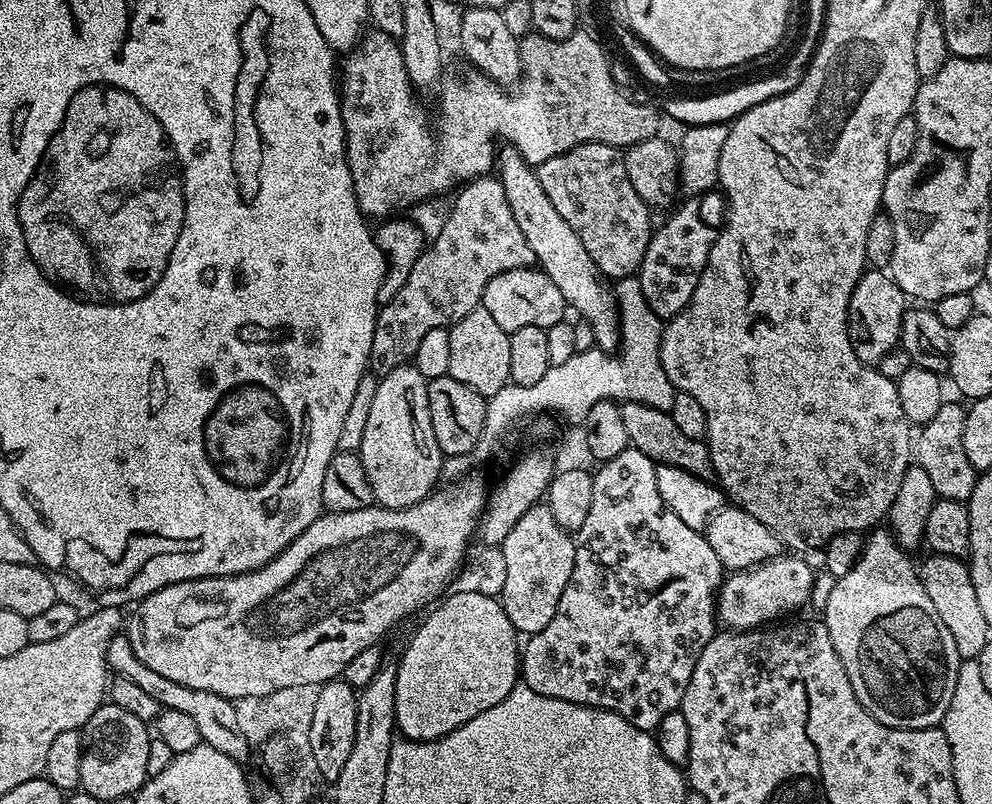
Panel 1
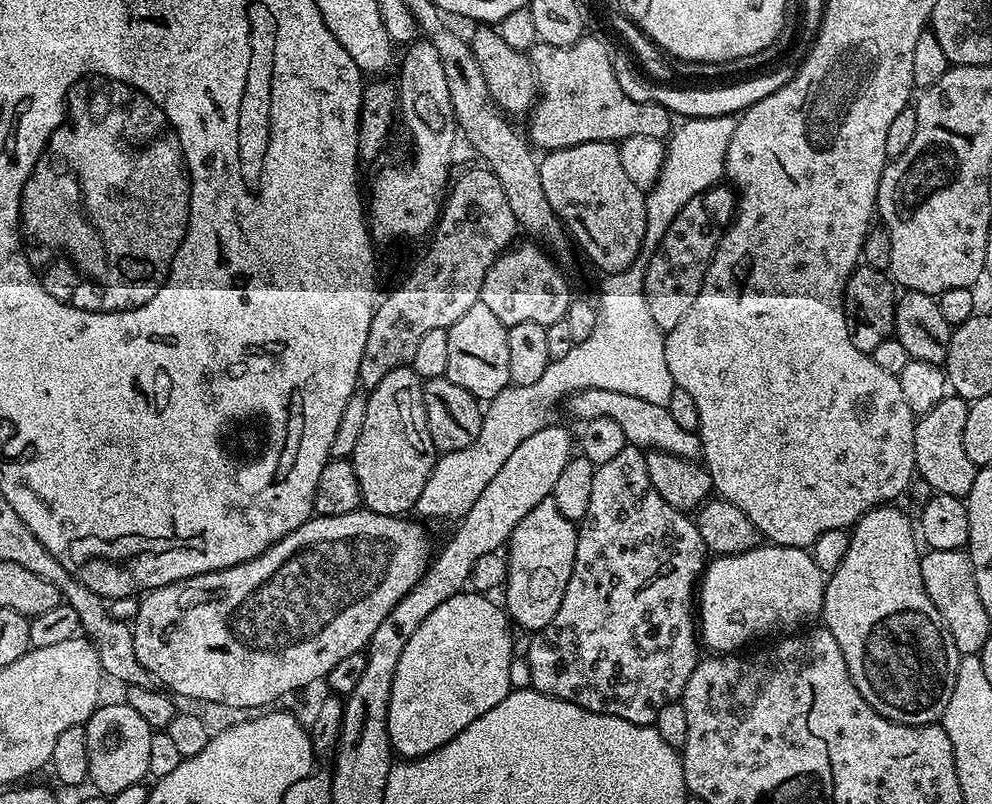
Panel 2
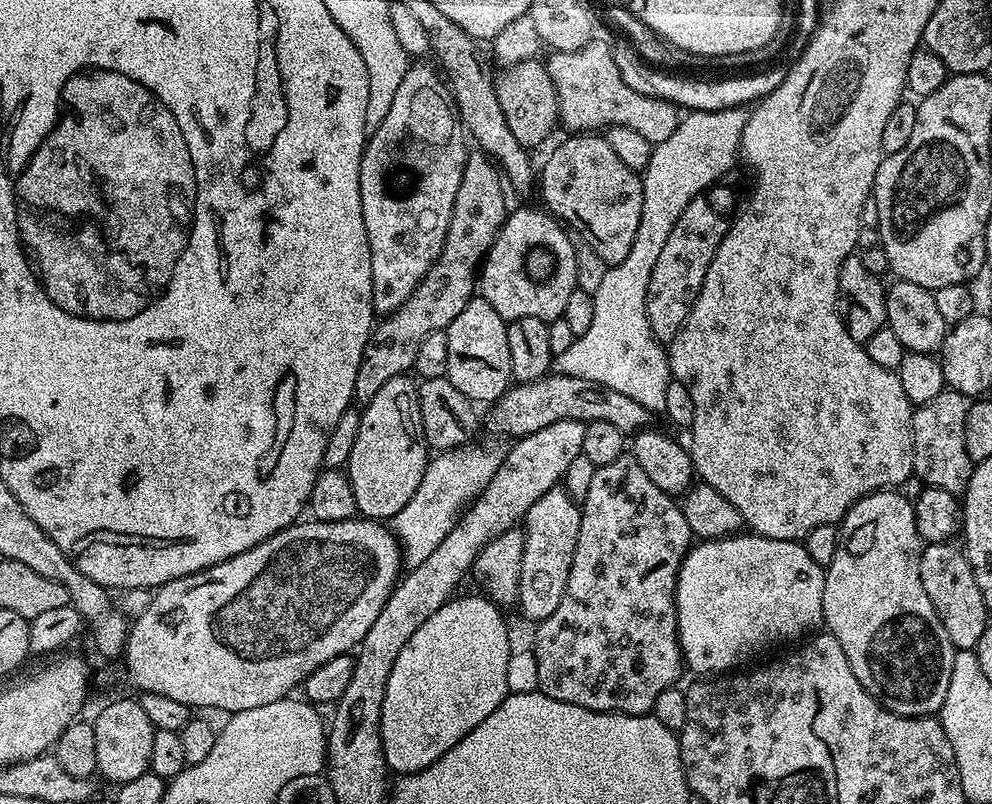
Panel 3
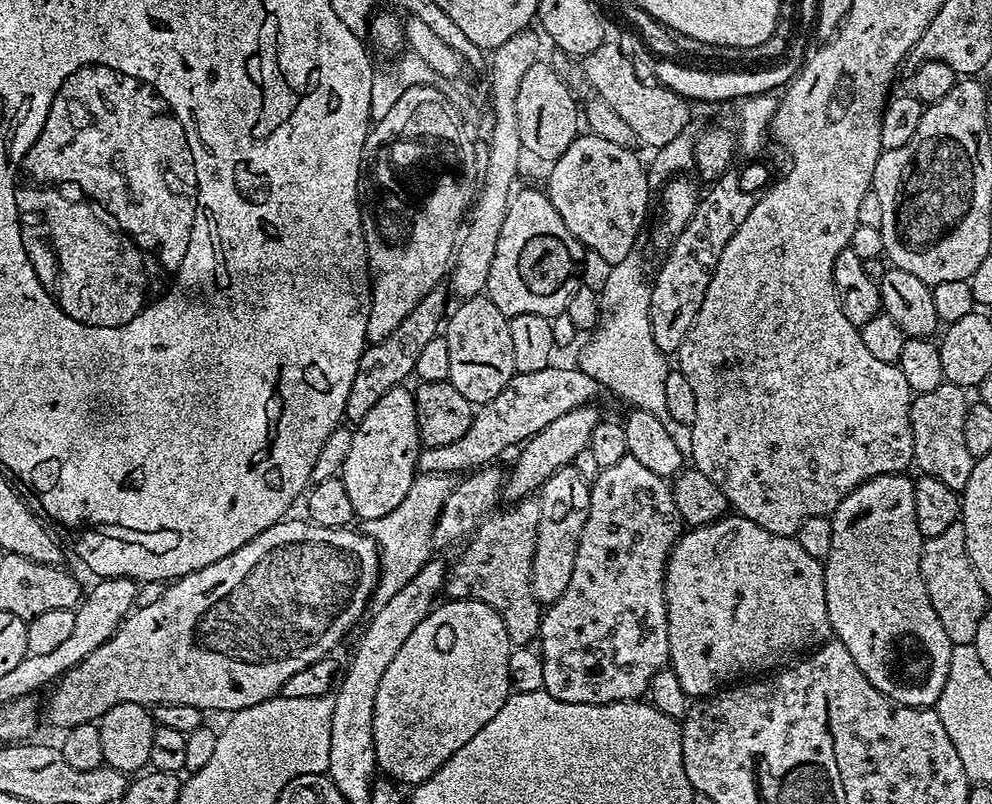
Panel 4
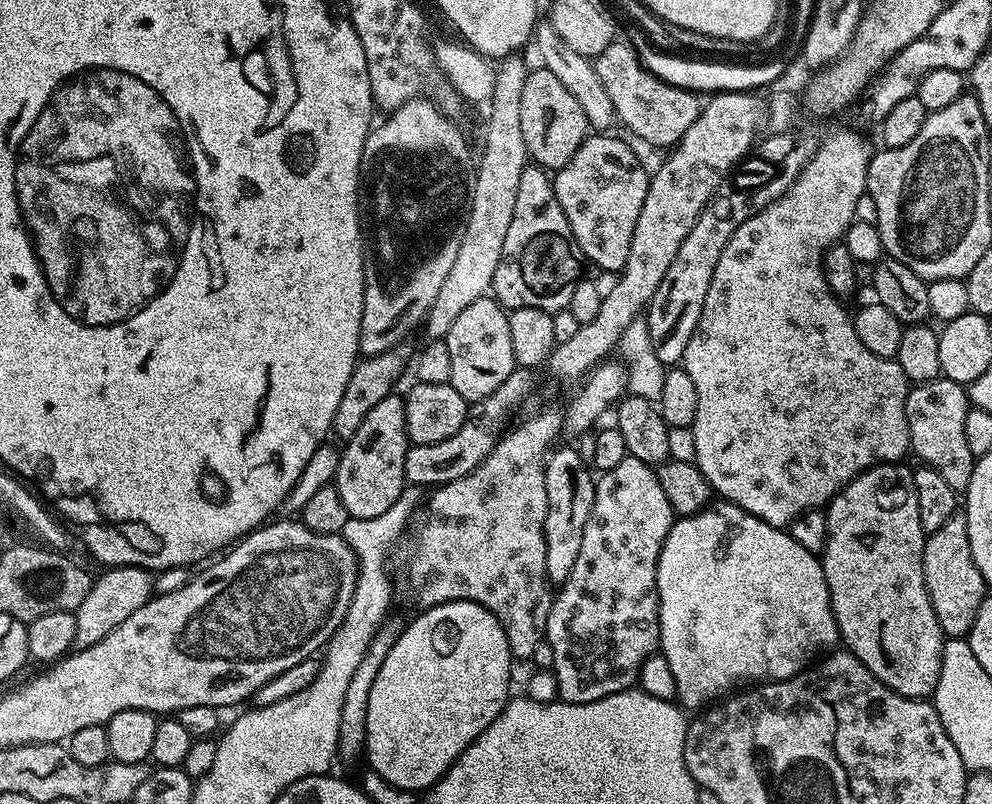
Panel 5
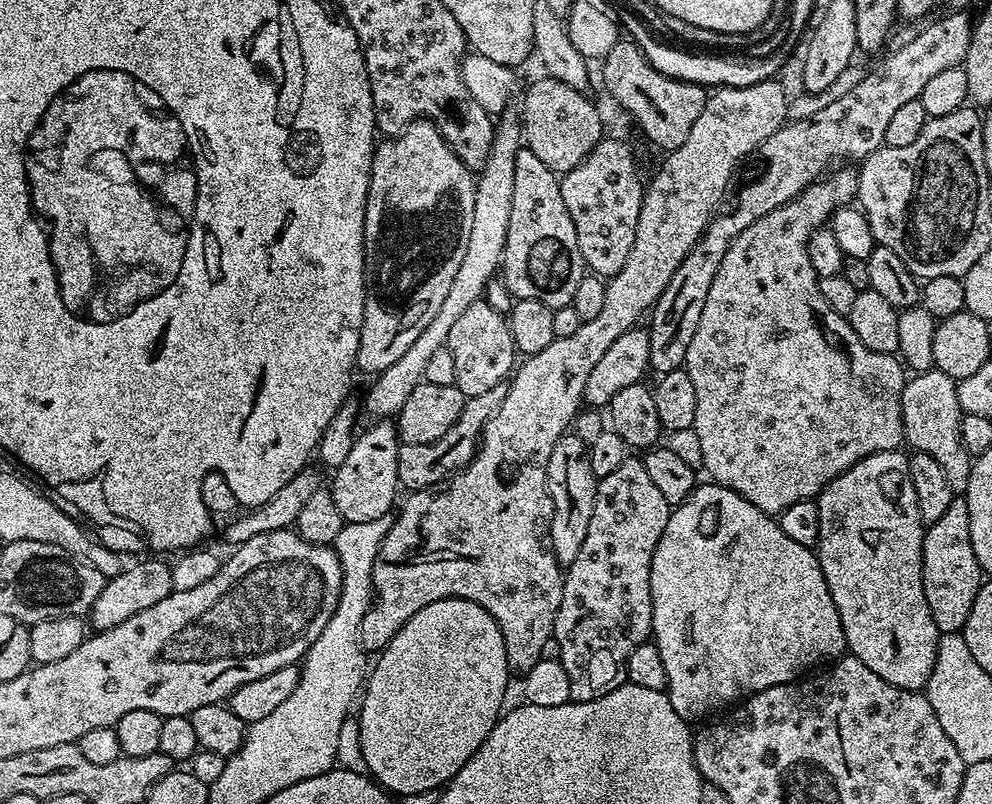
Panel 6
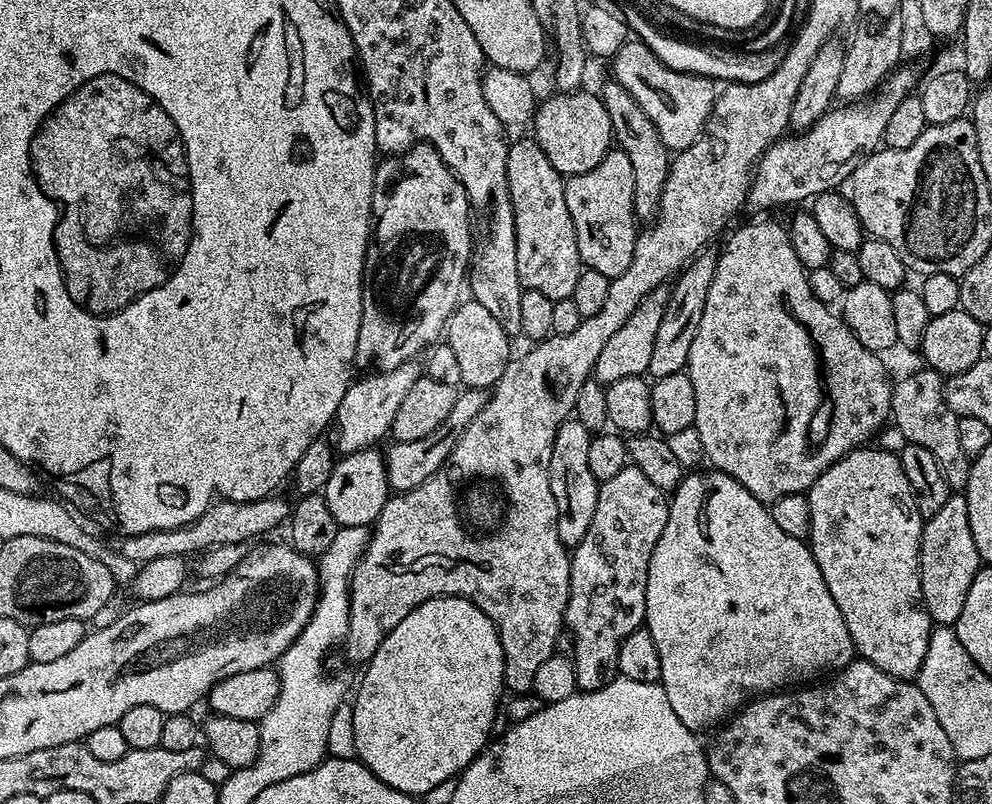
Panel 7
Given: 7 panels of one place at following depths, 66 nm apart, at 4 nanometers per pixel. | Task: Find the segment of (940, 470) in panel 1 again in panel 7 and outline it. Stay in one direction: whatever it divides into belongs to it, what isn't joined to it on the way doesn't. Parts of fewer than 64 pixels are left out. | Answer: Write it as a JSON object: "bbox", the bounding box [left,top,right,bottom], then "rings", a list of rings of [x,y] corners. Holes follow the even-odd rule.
{"bbox":[890,366,972,494],"rings":[[[927,366],[921,369],[921,372],[912,372],[893,383],[890,420],[905,436],[907,443],[922,446],[930,450],[930,454],[934,454],[934,459],[938,461],[938,466],[942,466],[942,474],[953,493],[960,494],[967,489],[972,469],[972,460],[966,450],[962,450],[958,438],[960,417],[950,410],[944,397],[945,377]]]}

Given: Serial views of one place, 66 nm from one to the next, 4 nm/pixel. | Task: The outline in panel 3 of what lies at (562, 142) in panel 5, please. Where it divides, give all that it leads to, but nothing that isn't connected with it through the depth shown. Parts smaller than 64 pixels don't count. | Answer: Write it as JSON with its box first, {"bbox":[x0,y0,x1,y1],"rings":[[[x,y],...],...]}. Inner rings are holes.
{"bbox":[495,60,560,150],"rings":[[[536,60],[518,62],[503,69],[504,73],[495,77],[496,93],[498,94],[498,106],[502,106],[502,114],[510,126],[510,134],[518,138],[518,142],[529,150],[535,150],[555,128],[558,128],[560,119],[560,107],[558,106],[558,94],[554,90],[554,82],[550,82],[548,69],[543,63]]]}

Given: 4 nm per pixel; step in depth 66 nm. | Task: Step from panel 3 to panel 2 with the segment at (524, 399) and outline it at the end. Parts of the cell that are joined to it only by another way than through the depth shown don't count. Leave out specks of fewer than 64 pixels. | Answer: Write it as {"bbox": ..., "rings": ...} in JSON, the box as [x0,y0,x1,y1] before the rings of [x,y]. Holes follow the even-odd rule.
{"bbox":[567,390,700,461],"rings":[[[582,390],[573,392],[567,397],[568,412],[577,422],[594,418],[610,418],[610,422],[618,422],[625,441],[631,447],[641,450],[655,450],[677,456],[683,460],[699,461],[700,437],[696,432],[678,426],[678,421],[670,415],[668,406],[658,406],[654,402],[646,402],[642,398],[633,398],[631,394],[618,394],[618,390]]]}

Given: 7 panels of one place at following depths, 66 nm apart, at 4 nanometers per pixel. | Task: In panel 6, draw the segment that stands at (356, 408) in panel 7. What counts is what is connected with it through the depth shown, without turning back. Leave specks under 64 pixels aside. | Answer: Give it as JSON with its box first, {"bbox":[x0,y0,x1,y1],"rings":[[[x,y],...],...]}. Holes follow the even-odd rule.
{"bbox":[362,117,522,418],"rings":[[[501,117],[493,127],[490,154],[477,177],[473,225],[470,226],[469,241],[466,242],[465,257],[458,266],[458,272],[454,274],[449,293],[446,294],[445,301],[442,302],[434,320],[422,330],[422,334],[410,349],[398,358],[394,366],[388,367],[373,379],[375,381],[362,402],[365,413],[372,415],[372,418],[390,418],[400,412],[407,395],[423,381],[427,361],[431,359],[431,355],[447,345],[450,329],[454,326],[455,320],[459,319],[463,311],[472,306],[474,301],[483,297],[489,281],[497,275],[501,267],[506,230],[509,229],[510,206],[513,205],[514,158],[522,147],[521,127],[517,121],[515,124],[512,119],[506,117]]]}

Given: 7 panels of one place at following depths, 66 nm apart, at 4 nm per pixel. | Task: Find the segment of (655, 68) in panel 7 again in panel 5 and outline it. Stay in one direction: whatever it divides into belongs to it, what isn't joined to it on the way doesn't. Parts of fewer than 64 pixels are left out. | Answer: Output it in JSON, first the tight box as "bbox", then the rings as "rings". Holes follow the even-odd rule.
{"bbox":[594,39,702,149],"rings":[[[627,39],[613,40],[594,63],[598,70],[598,78],[602,78],[602,86],[606,86],[606,94],[610,94],[610,102],[616,107],[616,119],[625,124],[634,135],[656,148],[671,149],[694,126],[694,118],[702,110],[699,95],[685,88],[670,86],[662,82],[653,72],[647,72],[638,54],[632,49]]]}

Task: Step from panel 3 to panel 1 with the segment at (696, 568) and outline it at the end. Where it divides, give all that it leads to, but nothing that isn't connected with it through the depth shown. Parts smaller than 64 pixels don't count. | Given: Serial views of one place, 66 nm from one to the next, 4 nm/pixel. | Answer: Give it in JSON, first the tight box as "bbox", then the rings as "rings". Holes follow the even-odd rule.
{"bbox":[719,554,812,630],"rings":[[[781,554],[752,568],[732,572],[720,585],[719,623],[728,630],[751,630],[771,625],[787,617],[787,612],[798,611],[812,596],[812,568],[796,556],[799,555]]]}

